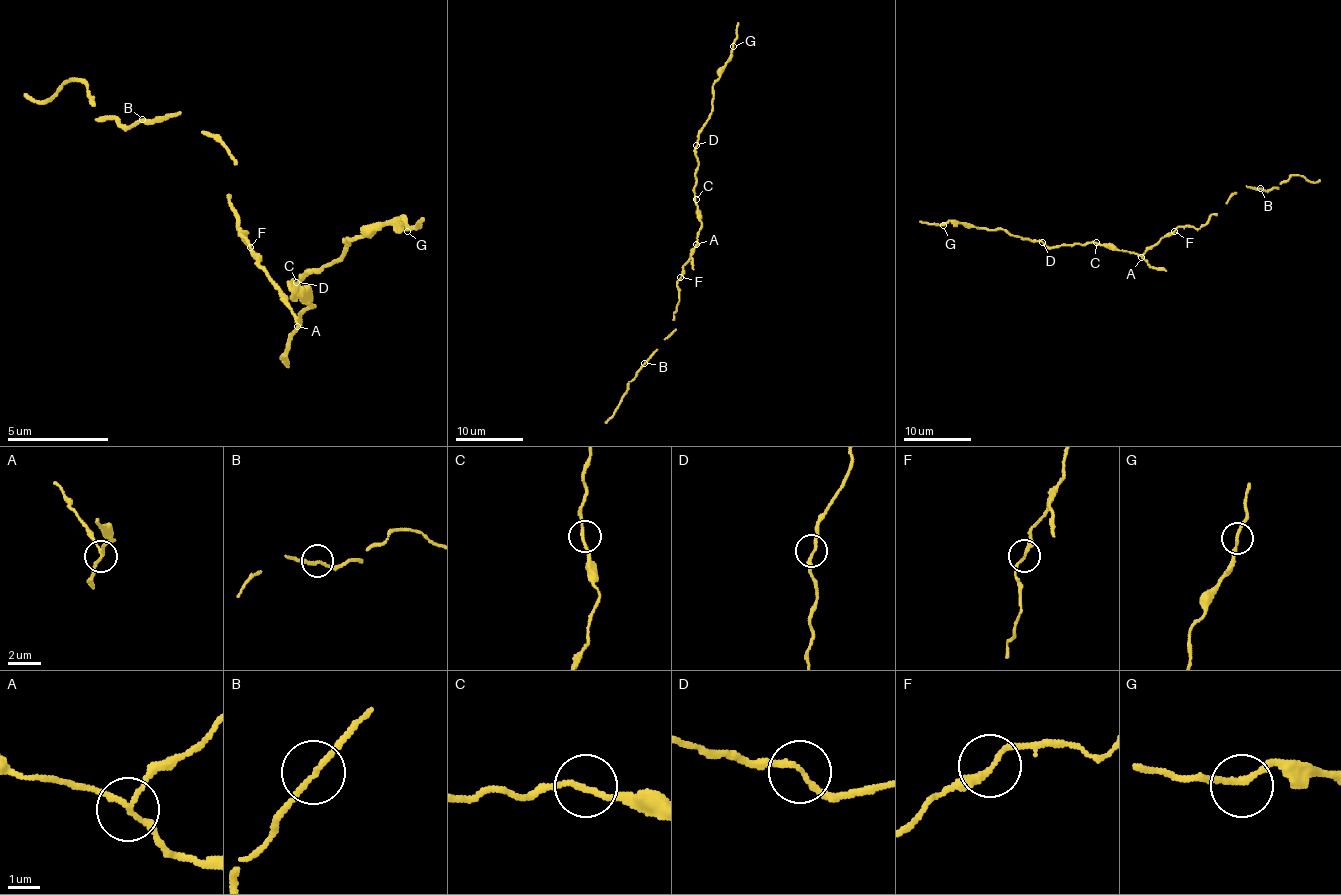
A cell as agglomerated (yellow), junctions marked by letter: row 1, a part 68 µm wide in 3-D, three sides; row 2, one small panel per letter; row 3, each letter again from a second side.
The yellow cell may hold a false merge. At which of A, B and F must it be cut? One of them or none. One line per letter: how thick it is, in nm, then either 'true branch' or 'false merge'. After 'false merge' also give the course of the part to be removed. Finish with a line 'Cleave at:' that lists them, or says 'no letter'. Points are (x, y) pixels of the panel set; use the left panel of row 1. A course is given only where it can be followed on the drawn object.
A: 150 nm | false merge | (296, 328), (311, 307), (291, 282), (296, 297), (301, 277), (336, 262), (346, 241), (422, 216)
B: 160 nm | true branch
F: 180 nm | true branch
Cleave at: A

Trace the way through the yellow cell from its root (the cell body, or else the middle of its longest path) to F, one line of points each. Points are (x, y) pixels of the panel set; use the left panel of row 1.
F: (301, 317), (296, 317), (286, 307), (280, 287), (260, 267), (260, 257), (250, 247)

